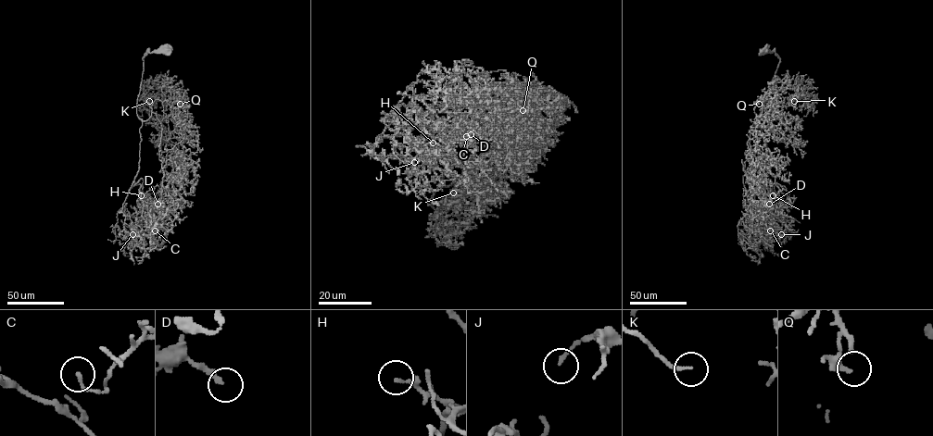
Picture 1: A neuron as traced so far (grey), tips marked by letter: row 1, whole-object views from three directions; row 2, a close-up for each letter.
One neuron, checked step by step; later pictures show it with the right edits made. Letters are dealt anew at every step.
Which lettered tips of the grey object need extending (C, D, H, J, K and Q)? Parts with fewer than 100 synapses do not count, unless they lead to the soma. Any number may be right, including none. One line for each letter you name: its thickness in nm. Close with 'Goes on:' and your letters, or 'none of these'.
D: Thickness 180 nm
K: Thickness 140 nm
Q: Thickness 190 nm
Goes on: D, K, Q

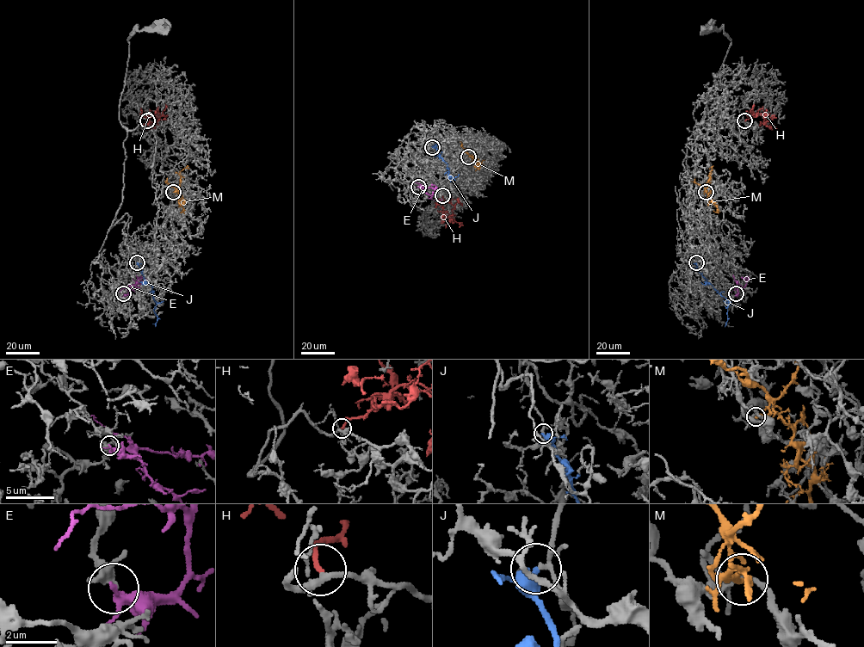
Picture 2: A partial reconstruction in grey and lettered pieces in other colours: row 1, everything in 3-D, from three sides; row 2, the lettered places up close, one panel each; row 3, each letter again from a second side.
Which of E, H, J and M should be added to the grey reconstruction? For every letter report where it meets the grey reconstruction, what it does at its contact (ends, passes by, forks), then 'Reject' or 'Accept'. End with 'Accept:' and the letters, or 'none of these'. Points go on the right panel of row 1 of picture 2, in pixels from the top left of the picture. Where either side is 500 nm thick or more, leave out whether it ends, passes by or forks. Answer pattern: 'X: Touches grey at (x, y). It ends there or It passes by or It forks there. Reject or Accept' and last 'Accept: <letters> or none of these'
E: Touches grey at (736, 293). It passes by. Reject
H: Touches grey at (744, 120). It ends there. Accept
J: Touches grey at (696, 262). It ends there. Reject
M: Touches grey at (706, 192). It ends there. Reject
Accept: H

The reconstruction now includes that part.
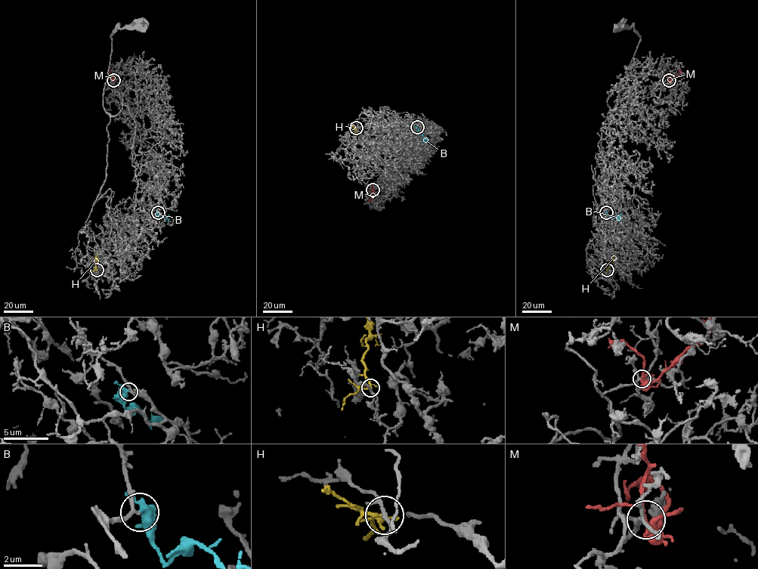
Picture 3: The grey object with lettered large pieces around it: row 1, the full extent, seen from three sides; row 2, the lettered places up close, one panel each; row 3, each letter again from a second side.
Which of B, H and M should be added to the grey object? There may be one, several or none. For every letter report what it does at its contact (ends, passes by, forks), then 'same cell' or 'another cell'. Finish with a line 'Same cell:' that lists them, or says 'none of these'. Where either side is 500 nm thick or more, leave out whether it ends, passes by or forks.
B: it forks there; same cell
H: it forks there; another cell
M: it forks there; another cell
Same cell: B

